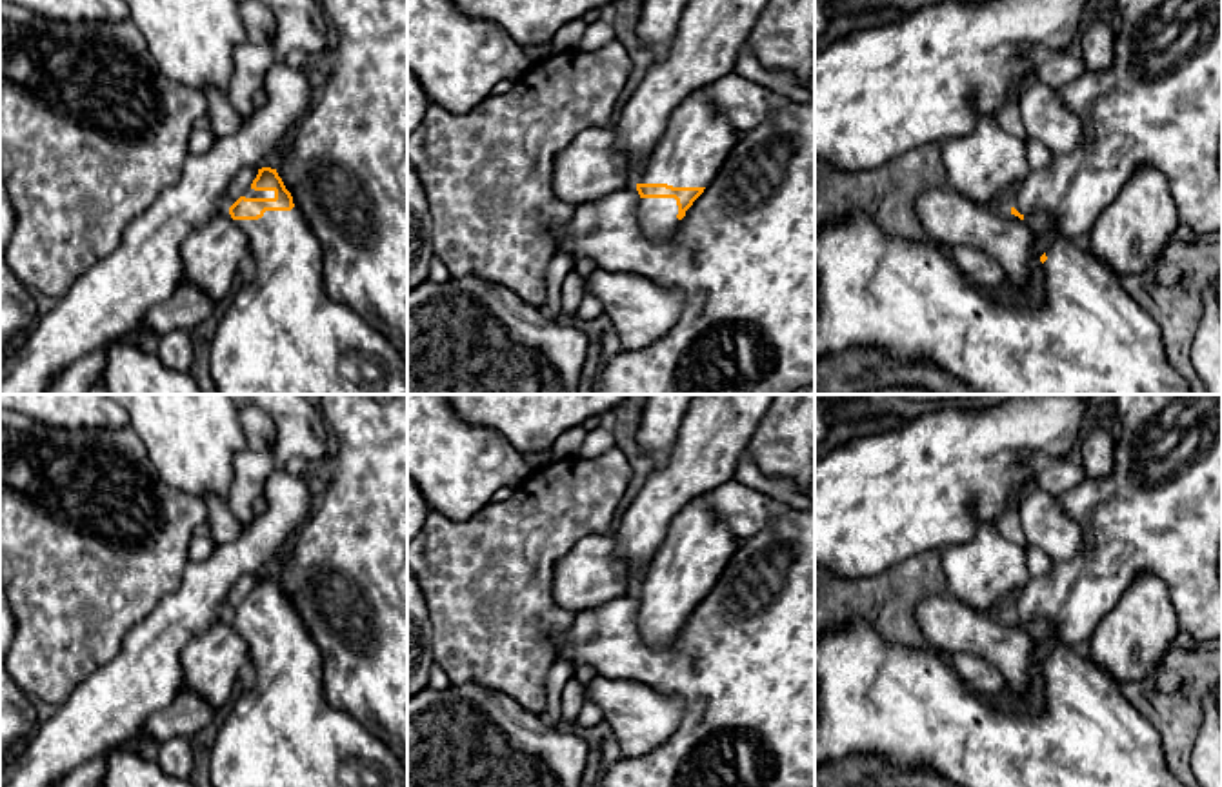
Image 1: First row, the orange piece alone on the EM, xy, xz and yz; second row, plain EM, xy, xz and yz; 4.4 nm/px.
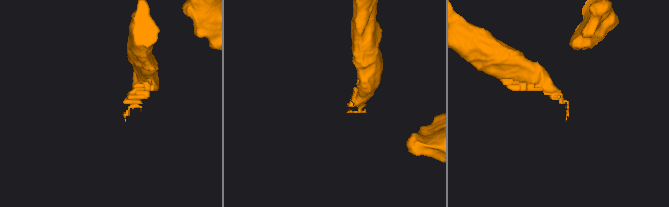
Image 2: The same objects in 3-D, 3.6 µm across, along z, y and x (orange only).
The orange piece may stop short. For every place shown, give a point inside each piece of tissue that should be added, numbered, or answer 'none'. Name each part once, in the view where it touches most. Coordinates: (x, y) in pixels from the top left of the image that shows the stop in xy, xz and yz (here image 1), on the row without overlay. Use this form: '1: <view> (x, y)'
1: xz (699, 546)

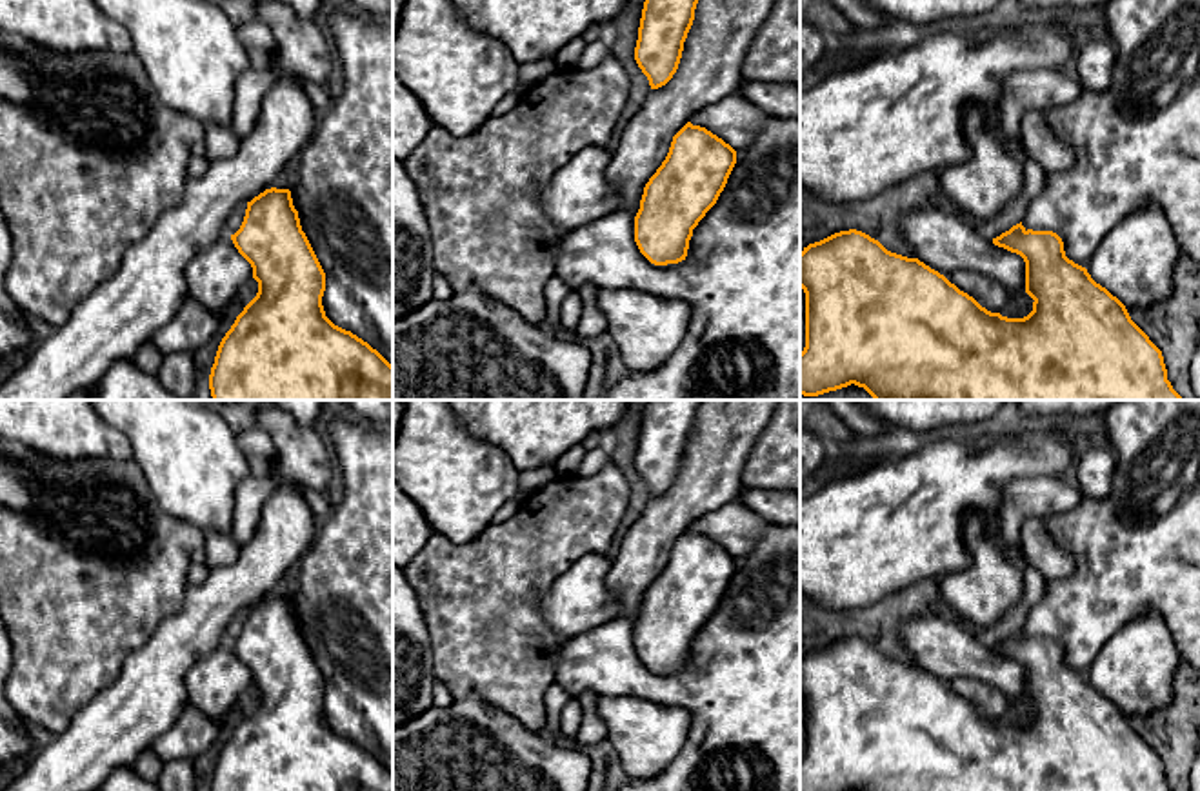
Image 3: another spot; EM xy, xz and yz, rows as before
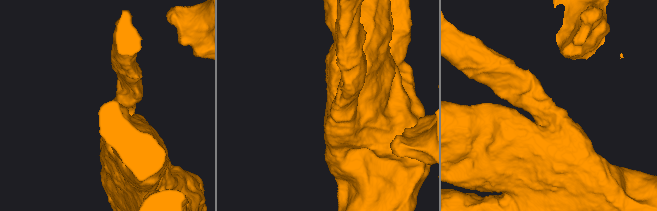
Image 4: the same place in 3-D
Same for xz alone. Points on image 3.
none

